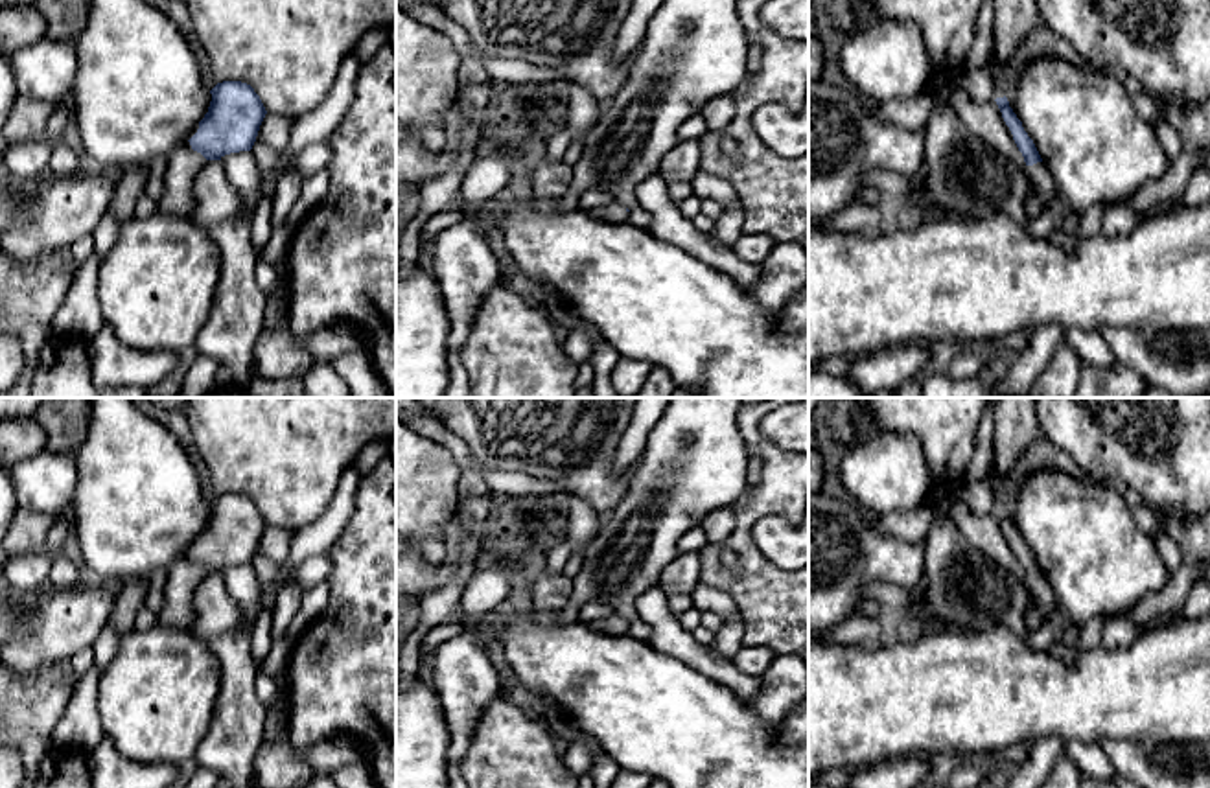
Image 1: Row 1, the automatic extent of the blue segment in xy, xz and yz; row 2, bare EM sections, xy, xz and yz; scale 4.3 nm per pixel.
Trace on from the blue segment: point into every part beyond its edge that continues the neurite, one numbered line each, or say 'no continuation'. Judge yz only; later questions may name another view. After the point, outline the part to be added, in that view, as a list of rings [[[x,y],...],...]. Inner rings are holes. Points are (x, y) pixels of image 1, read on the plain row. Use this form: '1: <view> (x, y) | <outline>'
1: yz (1039, 588) | [[[1037,574],[1033,578],[1026,578],[1026,585],[1030,587],[1035,602],[1044,613],[1052,613],[1057,609],[1053,591],[1050,589],[1044,574]]]

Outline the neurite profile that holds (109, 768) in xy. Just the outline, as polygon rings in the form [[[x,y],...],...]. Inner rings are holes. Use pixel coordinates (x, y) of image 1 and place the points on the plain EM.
[[[107,735],[88,753],[87,762],[92,788],[168,788],[179,775],[177,764],[134,762],[123,757]]]

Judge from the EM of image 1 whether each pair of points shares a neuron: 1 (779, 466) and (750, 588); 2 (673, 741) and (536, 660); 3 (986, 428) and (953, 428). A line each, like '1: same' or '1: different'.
1: same
2: same
3: different

